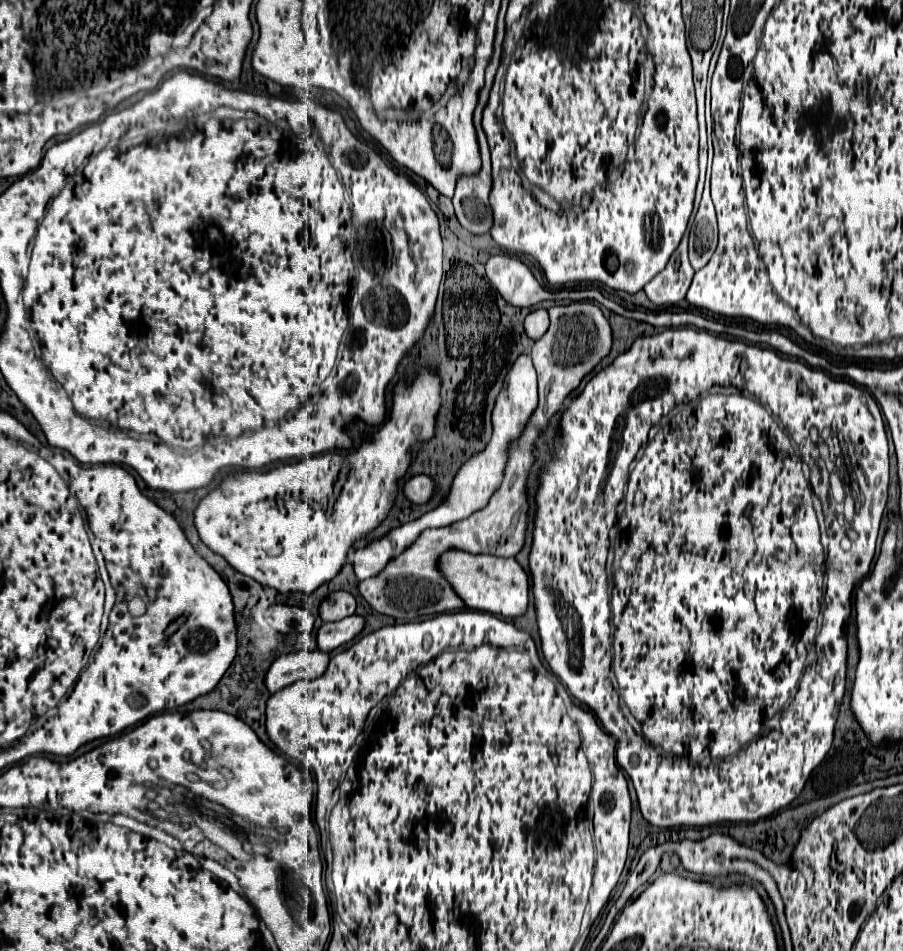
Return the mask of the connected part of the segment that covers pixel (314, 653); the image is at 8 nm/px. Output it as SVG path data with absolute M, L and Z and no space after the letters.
M301 650L279 656L265 676L265 686L271 694L299 680L319 678L329 664L329 654L321 650Z

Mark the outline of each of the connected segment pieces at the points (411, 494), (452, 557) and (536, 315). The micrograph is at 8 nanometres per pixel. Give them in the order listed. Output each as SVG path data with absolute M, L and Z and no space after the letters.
M413 476L405 482L403 486L403 494L415 502L415 504L423 504L431 498L431 492L433 492L433 482L429 476Z
M447 550L437 564L439 572L451 584L455 594L471 610L489 612L501 618L521 616L529 602L529 576L515 558L495 558L489 554L469 554L463 550Z
M537 308L537 310L529 312L523 326L525 326L527 336L531 336L531 340L539 340L549 328L549 314L547 314L547 310Z

